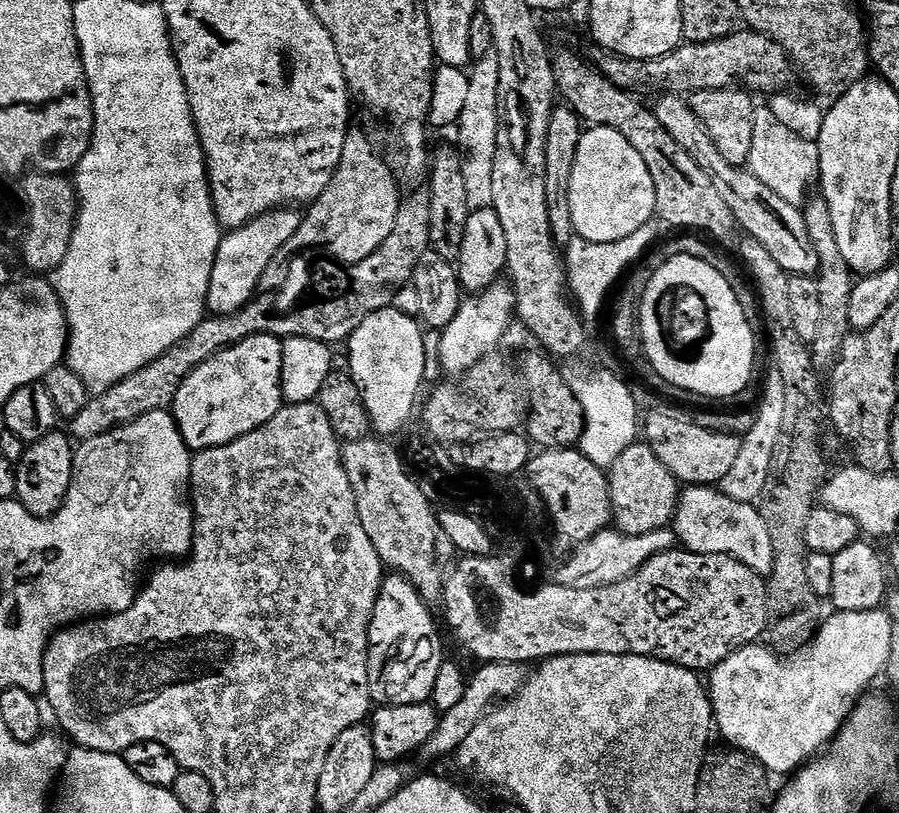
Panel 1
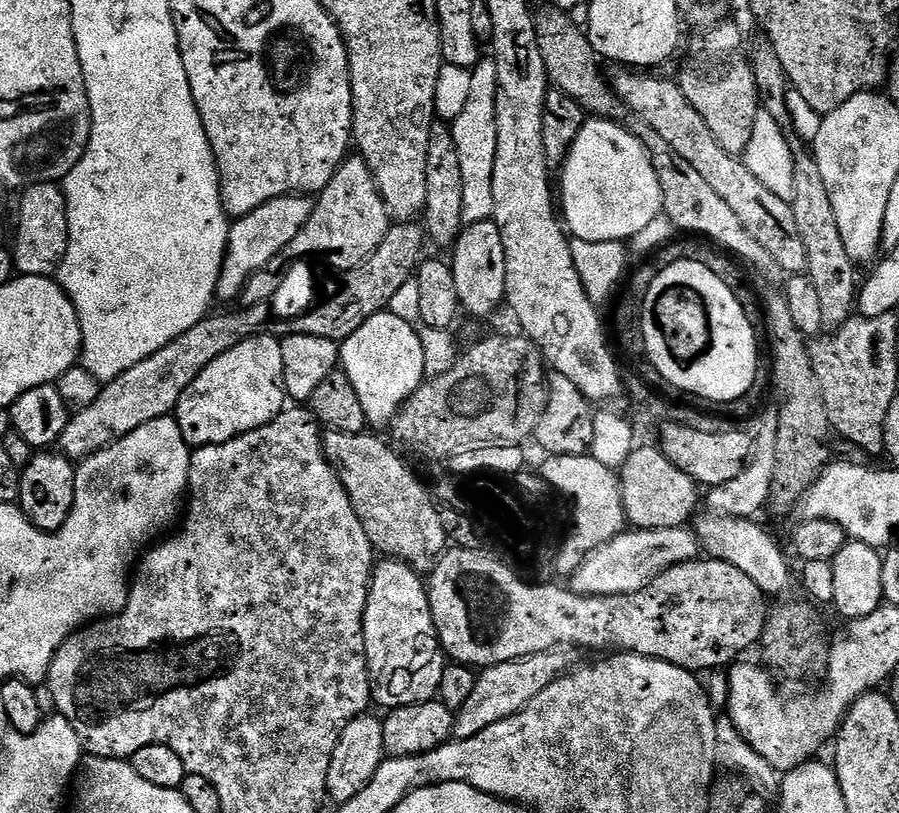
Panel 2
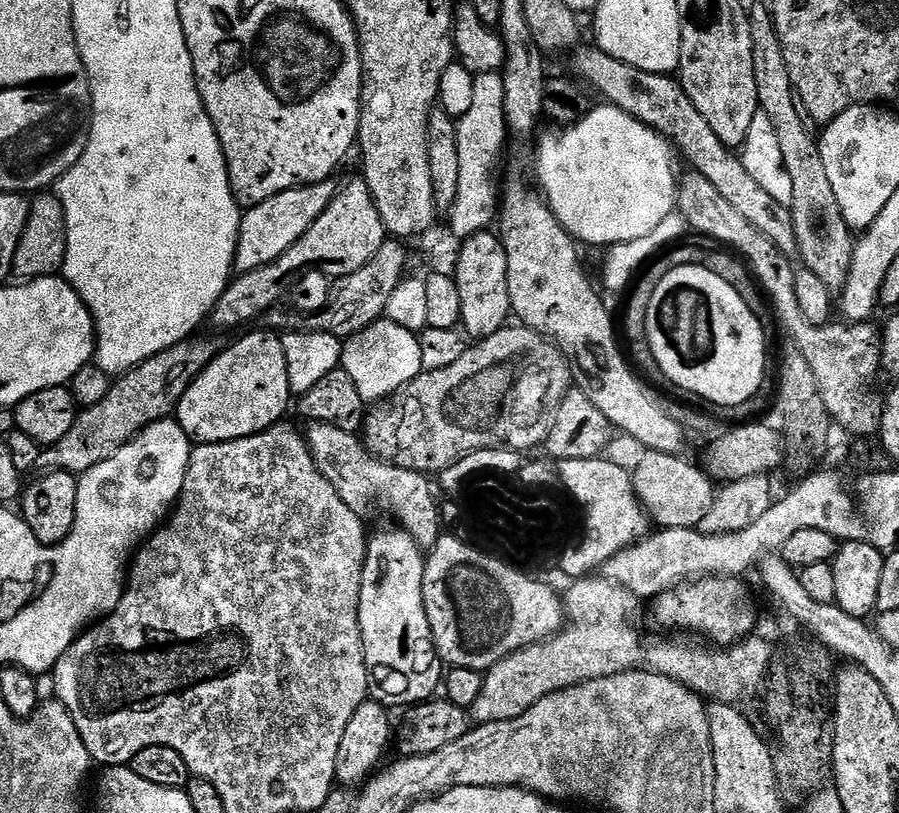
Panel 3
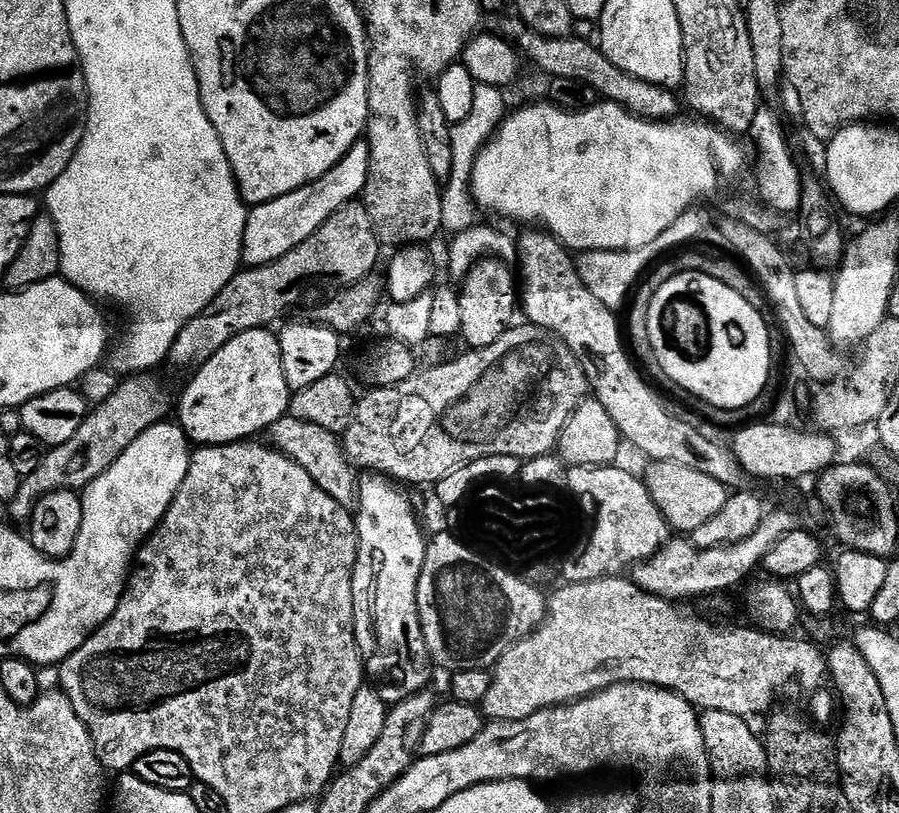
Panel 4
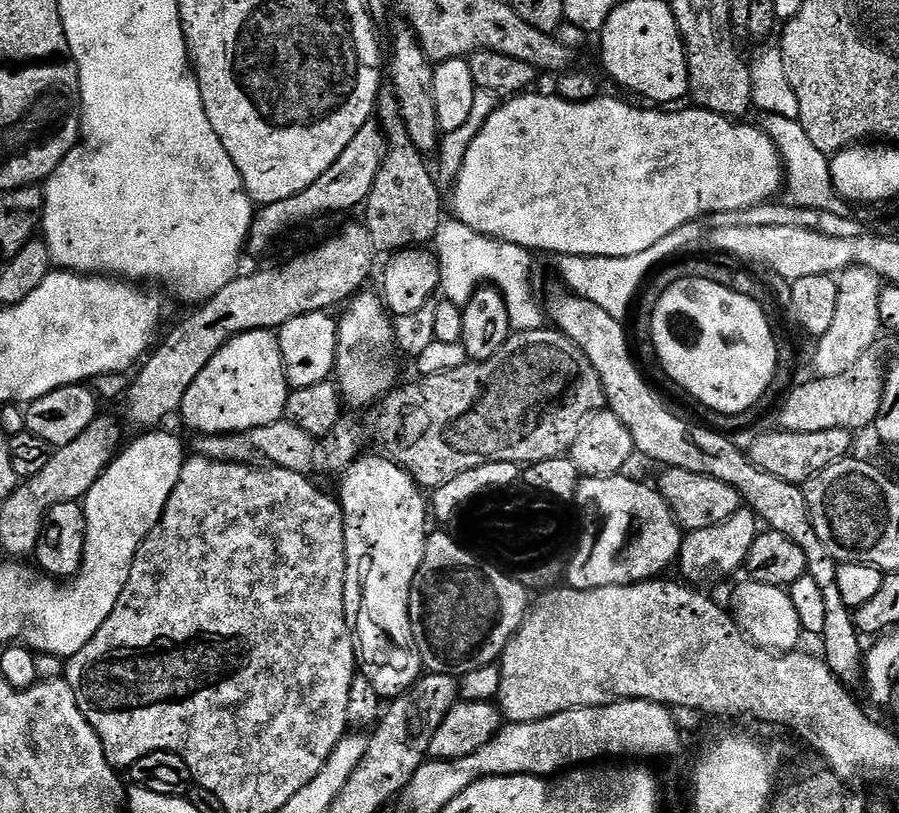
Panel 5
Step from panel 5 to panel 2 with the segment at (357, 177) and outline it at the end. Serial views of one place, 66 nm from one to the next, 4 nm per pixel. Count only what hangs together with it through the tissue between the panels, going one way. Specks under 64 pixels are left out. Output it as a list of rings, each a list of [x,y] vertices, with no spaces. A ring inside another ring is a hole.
[[[304,194],[279,196],[258,206],[250,214],[239,217],[228,230],[228,249],[224,252],[215,299],[239,301],[249,278],[255,272],[265,271],[271,265],[268,263],[283,253],[284,247],[294,239],[298,230],[306,226],[312,206],[313,201]]]

